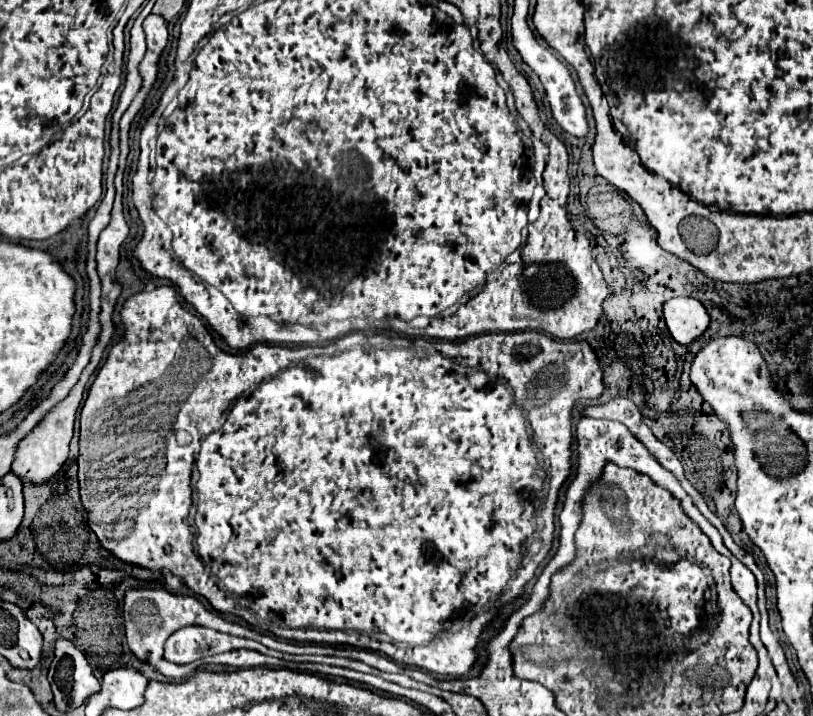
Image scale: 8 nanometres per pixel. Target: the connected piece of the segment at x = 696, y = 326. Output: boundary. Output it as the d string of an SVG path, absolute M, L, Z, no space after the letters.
M672 298L664 304L664 320L678 344L692 344L710 326L706 308L694 298Z

